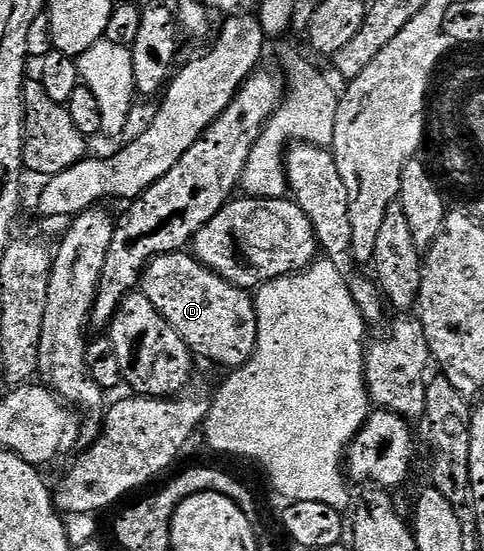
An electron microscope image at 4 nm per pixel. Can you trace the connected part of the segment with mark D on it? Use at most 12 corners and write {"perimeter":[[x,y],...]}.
{"perimeter":[[180,250],[140,291],[195,356],[240,368],[258,344],[254,295]]}

